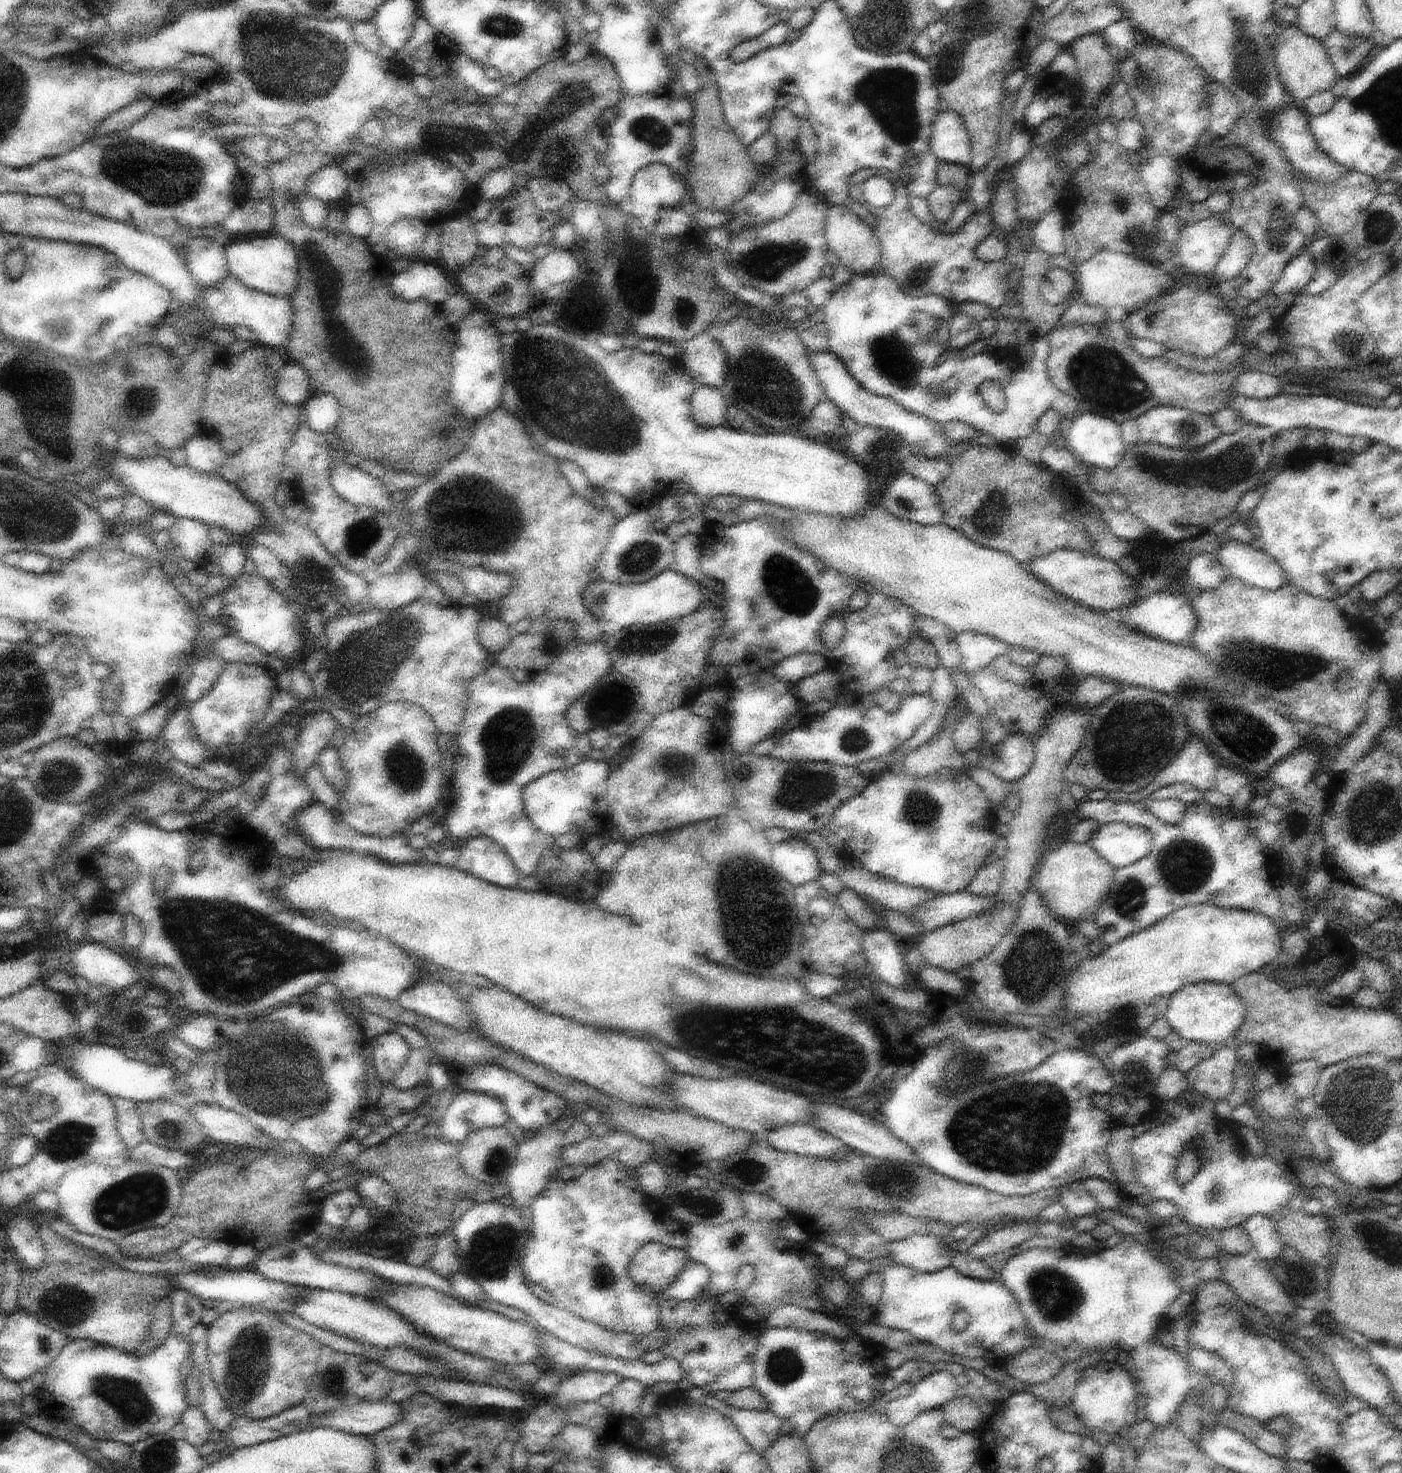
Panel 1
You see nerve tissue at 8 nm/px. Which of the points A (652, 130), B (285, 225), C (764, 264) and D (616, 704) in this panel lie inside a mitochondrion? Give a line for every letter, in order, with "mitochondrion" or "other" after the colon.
A: mitochondrion
B: other
C: mitochondrion
D: mitochondrion

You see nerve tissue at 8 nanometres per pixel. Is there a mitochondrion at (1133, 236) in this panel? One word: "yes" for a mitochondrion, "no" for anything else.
yes

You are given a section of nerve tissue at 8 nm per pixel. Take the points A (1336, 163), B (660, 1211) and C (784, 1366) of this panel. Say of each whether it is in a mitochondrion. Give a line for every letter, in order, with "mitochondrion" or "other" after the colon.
A: other
B: other
C: mitochondrion

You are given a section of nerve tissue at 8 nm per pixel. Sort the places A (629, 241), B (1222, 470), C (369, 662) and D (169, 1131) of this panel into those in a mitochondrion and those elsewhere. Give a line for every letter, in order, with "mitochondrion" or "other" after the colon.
A: mitochondrion
B: mitochondrion
C: mitochondrion
D: mitochondrion

